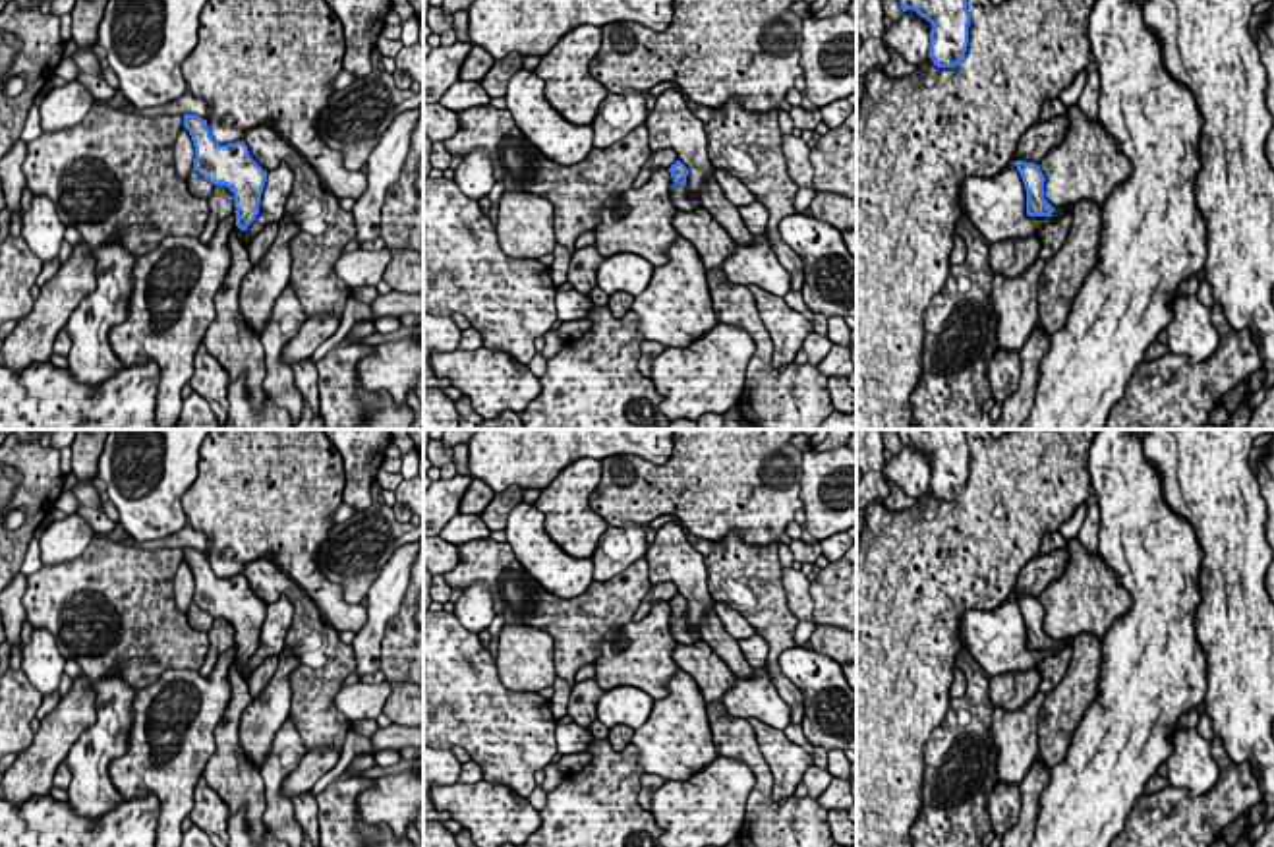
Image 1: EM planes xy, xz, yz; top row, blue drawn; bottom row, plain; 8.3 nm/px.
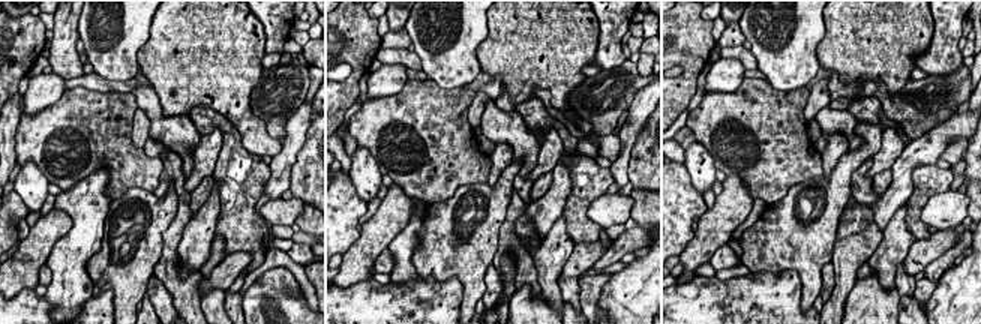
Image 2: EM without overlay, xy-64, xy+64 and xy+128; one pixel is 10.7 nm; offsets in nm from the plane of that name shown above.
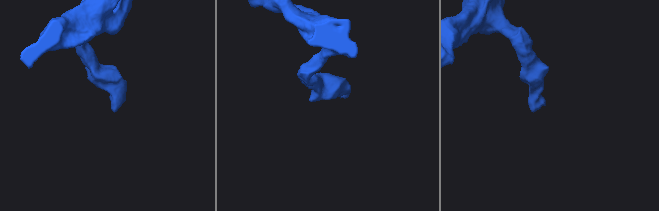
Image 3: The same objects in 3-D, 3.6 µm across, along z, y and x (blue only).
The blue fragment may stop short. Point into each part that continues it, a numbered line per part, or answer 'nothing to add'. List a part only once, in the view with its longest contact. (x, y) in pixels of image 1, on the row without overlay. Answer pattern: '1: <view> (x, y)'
1: xz (681, 629)

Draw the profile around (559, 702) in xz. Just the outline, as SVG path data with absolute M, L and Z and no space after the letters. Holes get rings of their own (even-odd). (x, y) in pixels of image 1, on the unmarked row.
M561 677L555 679L553 686L555 686L555 694L551 698L551 714L559 723L566 716L572 686L568 685L568 681Z

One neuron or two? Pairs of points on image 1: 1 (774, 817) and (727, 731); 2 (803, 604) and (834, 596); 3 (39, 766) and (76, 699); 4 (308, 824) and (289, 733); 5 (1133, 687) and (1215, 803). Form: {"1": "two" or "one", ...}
{"1": "one", "2": "two", "3": "one", "4": "two", "5": "two"}

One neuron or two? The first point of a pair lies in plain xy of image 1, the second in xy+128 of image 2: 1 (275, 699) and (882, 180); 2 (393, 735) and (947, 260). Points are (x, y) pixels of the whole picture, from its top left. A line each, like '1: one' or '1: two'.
1: two
2: one

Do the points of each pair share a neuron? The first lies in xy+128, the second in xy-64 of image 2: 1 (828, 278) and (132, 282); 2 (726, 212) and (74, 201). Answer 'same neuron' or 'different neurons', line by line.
1: different neurons
2: different neurons

